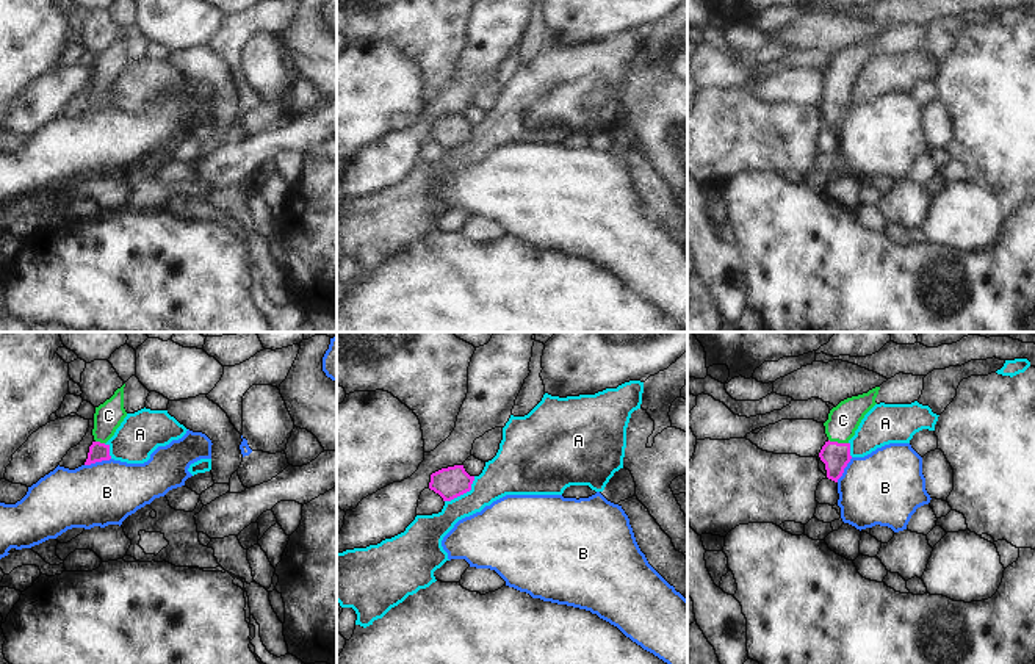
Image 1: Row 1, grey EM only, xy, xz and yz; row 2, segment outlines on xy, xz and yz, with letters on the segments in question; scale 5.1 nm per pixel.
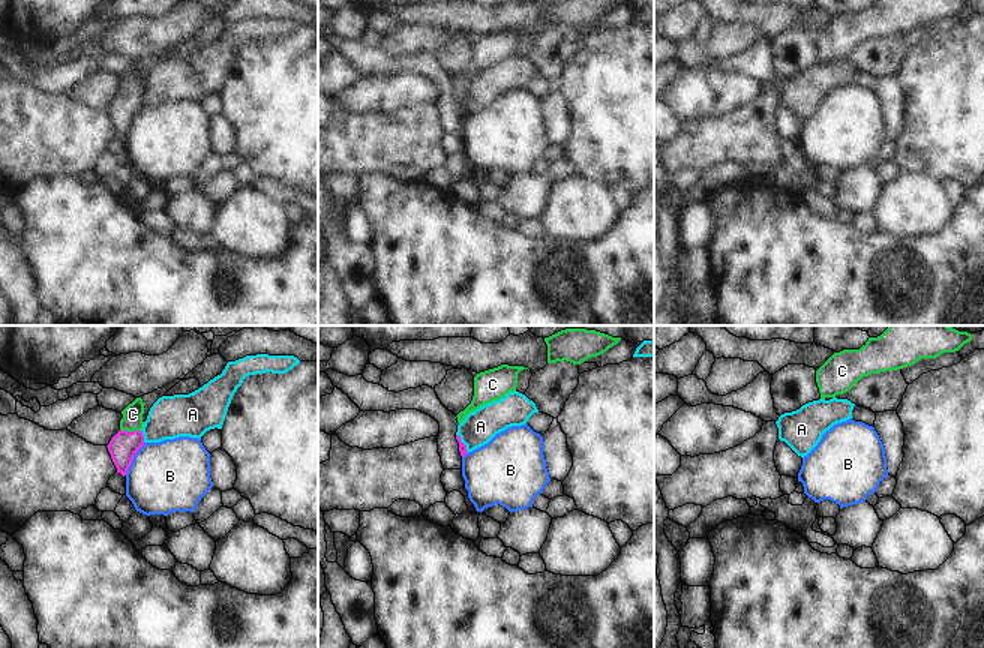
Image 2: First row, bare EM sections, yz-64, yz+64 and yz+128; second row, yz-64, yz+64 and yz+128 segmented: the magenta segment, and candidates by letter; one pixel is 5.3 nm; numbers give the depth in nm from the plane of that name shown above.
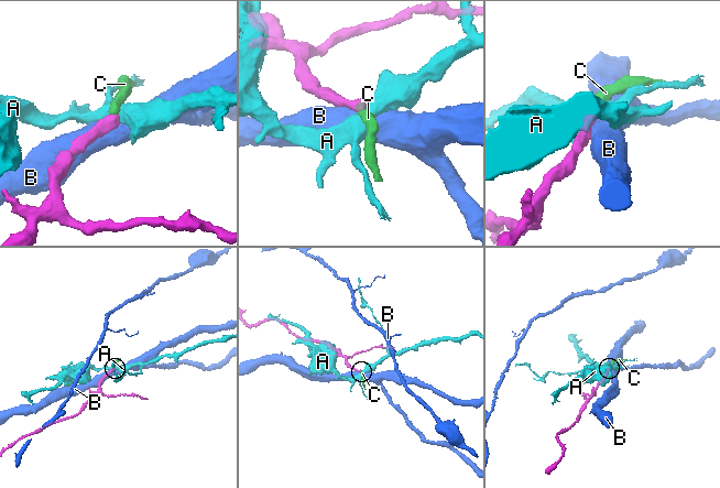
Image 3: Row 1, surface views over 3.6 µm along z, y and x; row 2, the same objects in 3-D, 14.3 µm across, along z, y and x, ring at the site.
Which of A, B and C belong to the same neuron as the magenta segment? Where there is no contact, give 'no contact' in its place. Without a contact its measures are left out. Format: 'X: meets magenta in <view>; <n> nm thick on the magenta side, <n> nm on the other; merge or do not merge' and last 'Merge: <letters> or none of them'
A: meets magenta in xz; 160 nm thick on the magenta side, 220 nm on the other; do not merge
B: meets magenta in xy; 100 nm thick on the magenta side, 320 nm on the other; do not merge
C: meets magenta in yz; 140 nm thick on the magenta side, 160 nm on the other; merge
Merge: C

